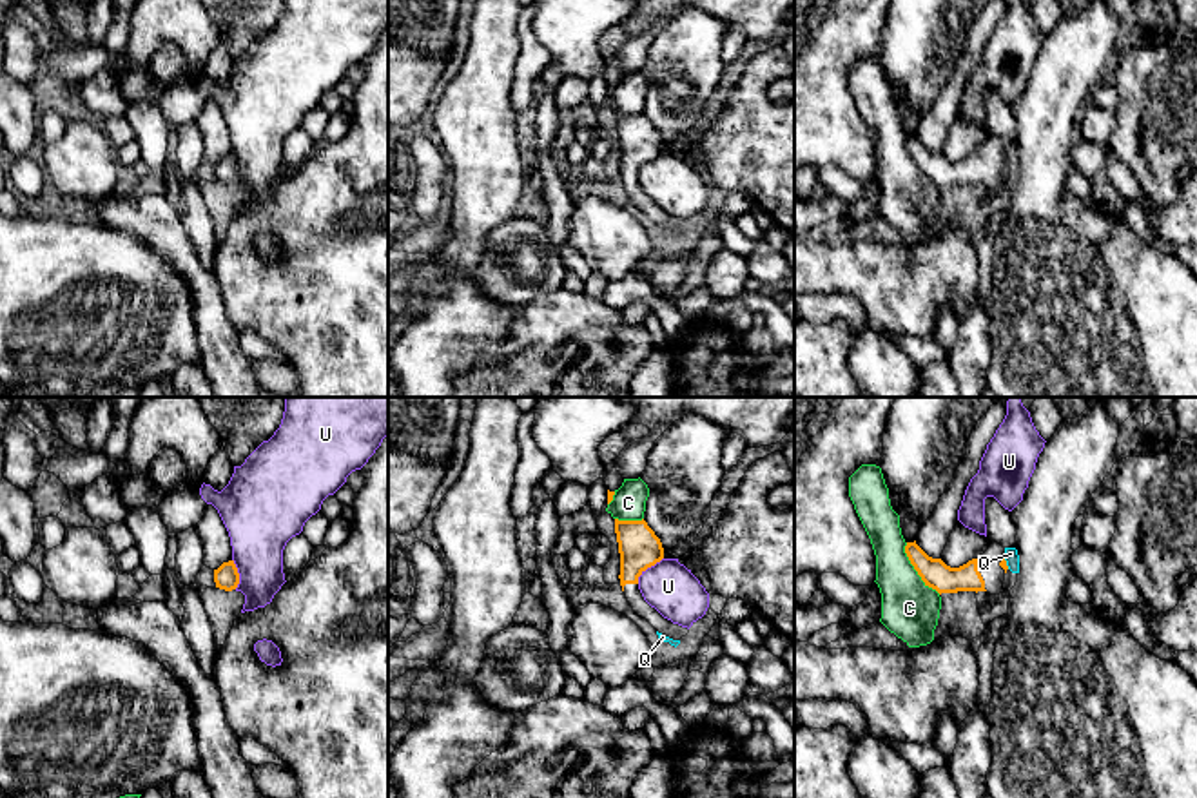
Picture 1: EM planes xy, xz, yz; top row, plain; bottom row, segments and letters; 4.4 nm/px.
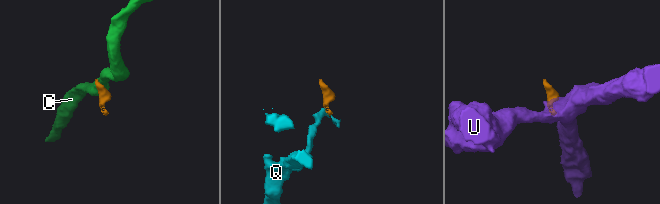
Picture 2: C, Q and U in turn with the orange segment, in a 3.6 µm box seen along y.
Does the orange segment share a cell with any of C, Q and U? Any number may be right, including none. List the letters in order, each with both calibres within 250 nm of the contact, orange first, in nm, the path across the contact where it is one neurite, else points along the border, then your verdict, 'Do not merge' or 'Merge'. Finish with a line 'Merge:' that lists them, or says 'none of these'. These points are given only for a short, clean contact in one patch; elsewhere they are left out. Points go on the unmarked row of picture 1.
C: Thickness 120 nm (orange) against 260 nm. Boundary: yz (905, 136), (905, 147), (916, 167), (940, 187). Do not merge
Q: Thickness 30 nm (orange) against 60 nm. Boundary: yz (1003, 153), (1009, 162). Do not merge
U: Thickness 180 nm (orange) against 240 nm. Boundary: xz (662, 151), (637, 176). Do not merge
Merge: none of these

